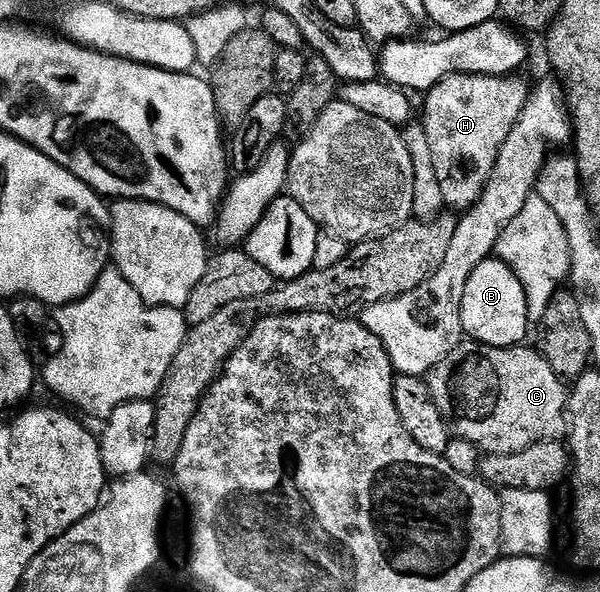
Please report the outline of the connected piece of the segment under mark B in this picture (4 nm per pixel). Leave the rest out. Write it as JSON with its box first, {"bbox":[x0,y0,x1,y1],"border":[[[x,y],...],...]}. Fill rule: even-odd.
{"bbox":[461,258,529,348],"border":[[[490,258],[475,266],[475,274],[467,278],[467,290],[463,290],[461,307],[463,330],[470,340],[496,348],[516,348],[529,332],[529,303],[523,290],[523,282],[515,278],[511,266],[501,260]]]}

